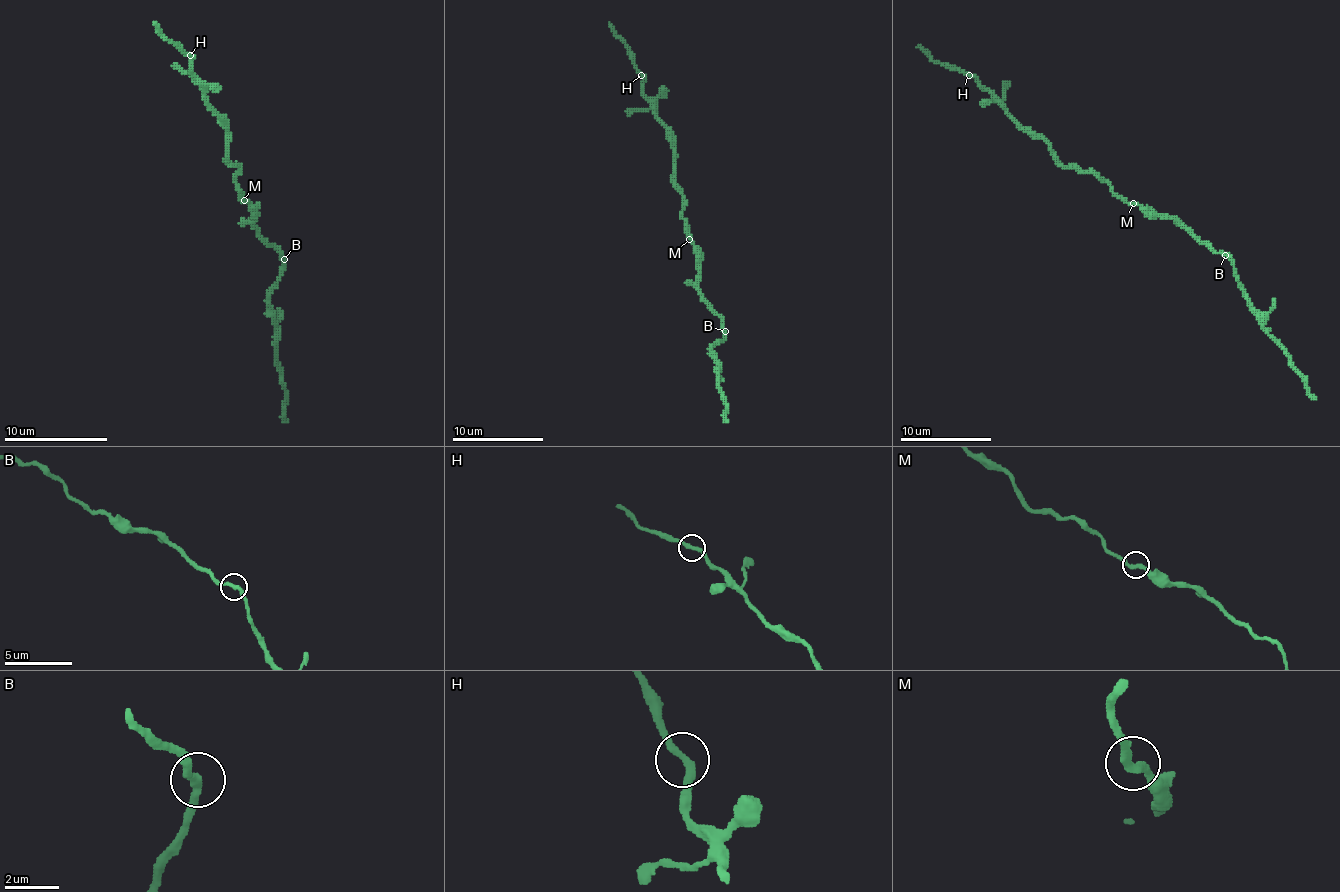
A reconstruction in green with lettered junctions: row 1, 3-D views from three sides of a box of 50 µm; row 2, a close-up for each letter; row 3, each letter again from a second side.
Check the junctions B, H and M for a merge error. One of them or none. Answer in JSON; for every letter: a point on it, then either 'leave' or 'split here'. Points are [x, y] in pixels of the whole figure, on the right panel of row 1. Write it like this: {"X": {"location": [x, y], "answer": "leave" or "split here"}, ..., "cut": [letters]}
{"B": {"location": [1225, 255], "answer": "leave"}, "H": {"location": [969, 75], "answer": "leave"}, "M": {"location": [1133, 203], "answer": "leave"}, "cut": []}

